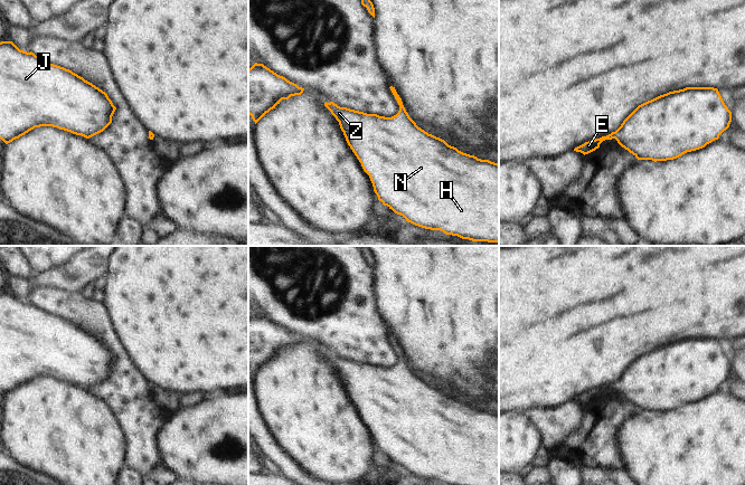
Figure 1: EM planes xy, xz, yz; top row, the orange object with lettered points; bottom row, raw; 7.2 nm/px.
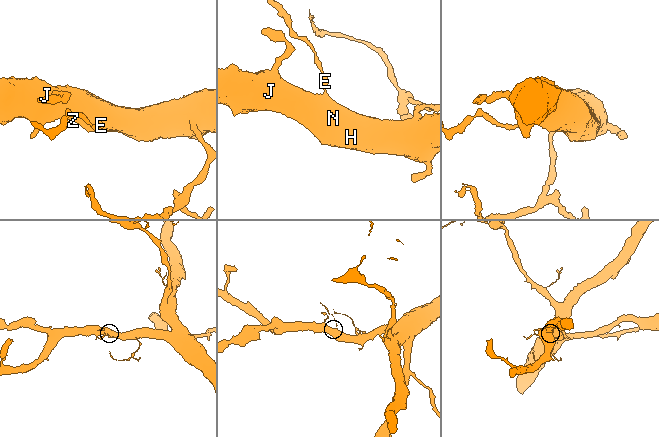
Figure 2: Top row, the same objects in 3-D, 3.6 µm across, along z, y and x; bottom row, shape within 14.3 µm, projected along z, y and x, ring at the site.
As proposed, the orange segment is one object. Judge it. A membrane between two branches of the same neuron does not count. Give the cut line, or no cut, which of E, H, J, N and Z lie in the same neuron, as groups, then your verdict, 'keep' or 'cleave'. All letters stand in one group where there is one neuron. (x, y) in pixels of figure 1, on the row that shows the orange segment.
no cut | E H J N Z | keep

